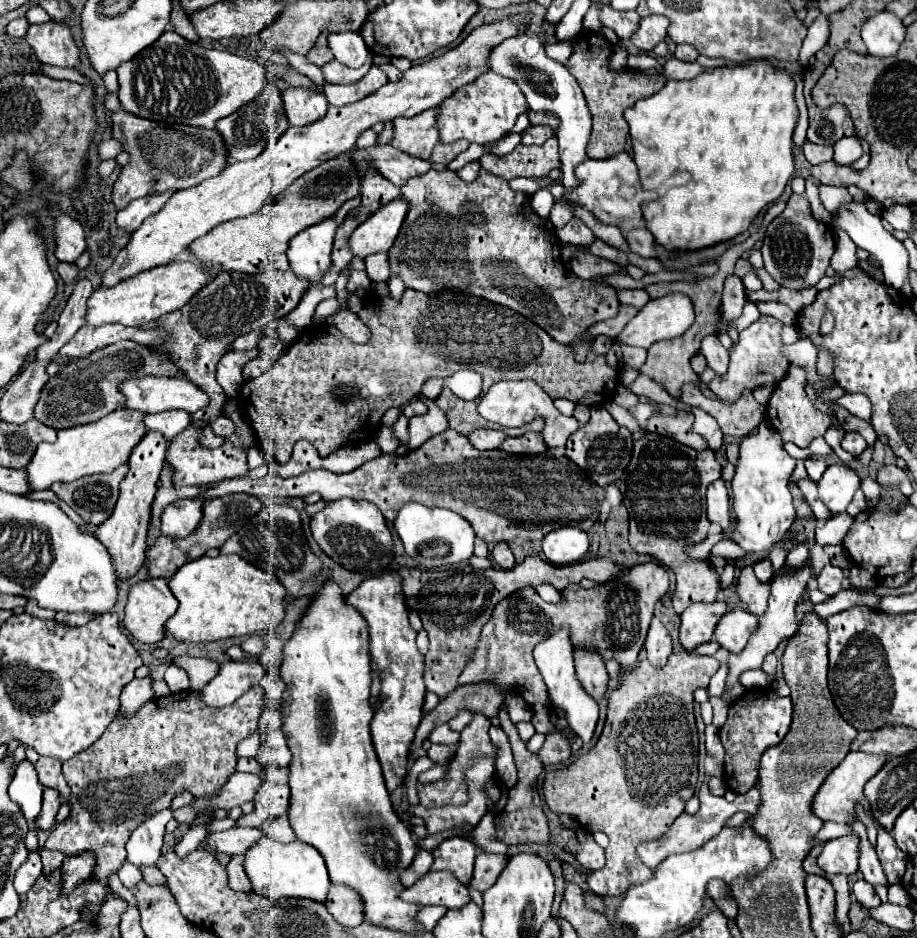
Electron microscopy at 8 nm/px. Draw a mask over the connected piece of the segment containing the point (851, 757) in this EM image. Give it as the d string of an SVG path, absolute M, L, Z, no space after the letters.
M850 752L844 762L840 762L836 766L836 770L832 770L828 774L828 778L824 780L824 786L820 786L820 790L816 792L816 798L812 800L812 810L820 820L832 820L832 822L850 822L854 818L854 804L860 800L864 804L864 808L868 810L868 802L864 798L864 784L884 766L884 758L876 756L876 754L862 754L858 752Z

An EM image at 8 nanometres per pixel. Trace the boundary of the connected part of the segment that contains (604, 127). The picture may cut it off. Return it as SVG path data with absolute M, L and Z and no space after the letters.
M580 34L572 42L572 58L564 64L568 72L576 78L580 84L584 98L588 102L588 110L592 114L592 136L588 142L588 158L610 158L618 152L624 150L624 142L628 138L628 126L622 118L624 110L634 106L638 100L648 98L662 90L664 82L662 76L644 76L636 70L624 70L624 72L614 72L608 68L608 60L612 58L612 44L610 42L600 42L602 38L582 38Z

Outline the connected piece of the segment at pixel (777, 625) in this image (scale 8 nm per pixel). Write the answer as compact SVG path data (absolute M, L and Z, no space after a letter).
M806 564L802 570L798 572L784 572L780 576L776 576L772 580L772 592L770 592L770 598L768 598L768 608L764 612L764 618L758 620L758 626L752 634L752 638L748 640L748 646L740 652L740 654L730 654L728 658L728 676L726 676L726 694L734 700L738 700L742 694L744 694L744 686L738 682L740 674L746 672L746 670L752 670L752 668L760 668L764 658L774 652L778 648L778 644L782 640L788 640L792 638L792 634L796 634L798 630L798 620L796 620L796 602L798 598L804 594L806 590L806 584L808 580L812 578L812 568Z

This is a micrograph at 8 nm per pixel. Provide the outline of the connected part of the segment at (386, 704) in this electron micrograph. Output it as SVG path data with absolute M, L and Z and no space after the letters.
M396 570L364 580L346 596L346 602L362 612L370 628L370 652L372 660L380 668L382 694L386 696L370 722L370 734L382 764L386 788L388 792L394 792L406 774L408 750L422 718L422 702L426 694L422 678L424 656L416 648L416 632L408 622L408 608L404 608L404 592L400 586L400 574Z

